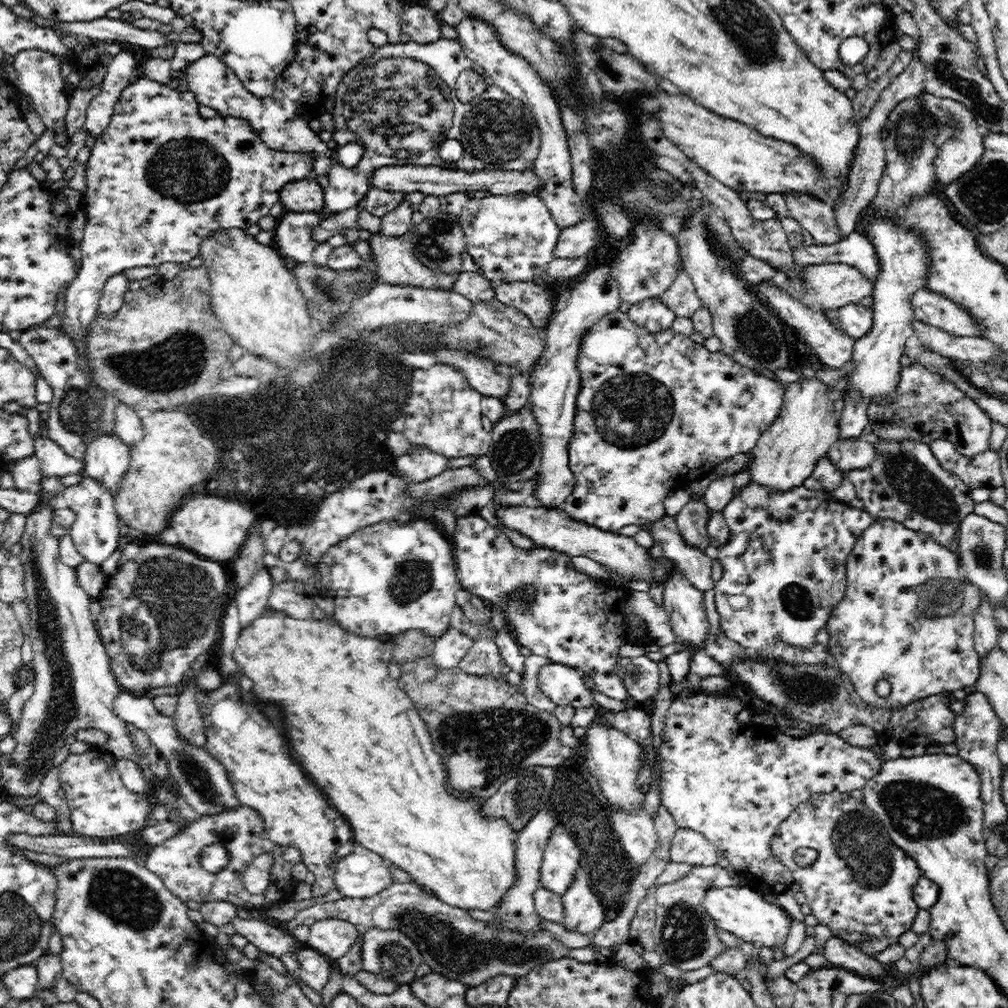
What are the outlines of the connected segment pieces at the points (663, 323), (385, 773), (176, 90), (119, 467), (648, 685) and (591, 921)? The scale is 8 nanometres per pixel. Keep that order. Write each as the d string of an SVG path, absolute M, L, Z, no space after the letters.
M654 297L632 304L627 315L650 334L670 329L675 318L678 317Z
M271 610L269 615L254 619L248 627L241 630L232 657L236 664L246 672L246 676L254 682L254 692L258 694L258 698L278 704L282 708L284 718L292 722L286 726L288 742L292 748L292 758L304 768L306 774L312 776L316 786L320 786L320 791L330 799L331 805L348 821L354 834L353 843L379 854L388 864L394 864L400 870L408 872L414 885L428 888L442 902L450 906L466 911L493 912L501 896L513 884L514 864L516 864L516 833L514 829L510 829L512 825L506 819L494 819L484 815L481 809L483 801L480 798L460 799L452 796L451 790L450 794L446 792L446 786L448 786L446 770L442 757L434 750L433 740L428 732L430 728L419 715L418 709L413 707L411 695L401 690L398 682L388 673L388 662L392 658L392 651L393 639L360 637L334 622L294 620L294 617L286 618L282 611Z
M143 76L137 78L122 92L108 129L96 139L86 164L87 187L80 207L86 215L80 243L81 267L66 290L62 326L68 329L67 334L76 346L77 364L88 376L90 389L104 398L109 392L101 390L95 382L88 356L88 338L106 282L115 274L139 266L176 262L186 267L199 255L201 239L212 230L246 229L258 225L261 218L270 215L284 186L302 181L310 174L312 159L308 155L272 150L243 119L202 118L198 106L200 103L190 90L180 90L180 86L168 86Z
M115 433L100 434L87 446L82 476L95 478L110 494L116 494L117 483L129 467L130 448Z
M646 655L638 658L620 658L614 671L622 679L628 695L637 701L638 706L654 699L660 690L658 663Z
M578 866L572 886L562 896L564 920L562 924L566 930L576 931L586 935L593 933L604 920L604 906L596 896L580 896L580 892L590 892L588 886L588 872Z

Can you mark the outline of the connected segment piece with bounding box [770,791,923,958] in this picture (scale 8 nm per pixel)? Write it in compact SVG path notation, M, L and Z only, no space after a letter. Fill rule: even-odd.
M822 793L806 801L780 823L770 846L774 857L792 871L795 882L800 884L811 914L816 916L819 924L828 926L834 937L875 958L884 948L896 944L901 934L911 930L920 909L914 899L914 886L923 876L922 867L906 850L892 843L876 814L850 793ZM798 848L814 848L818 852L815 862L806 867L799 866L794 861Z

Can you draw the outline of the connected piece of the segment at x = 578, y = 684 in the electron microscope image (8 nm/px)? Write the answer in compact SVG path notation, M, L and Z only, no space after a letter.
M548 663L537 671L539 690L558 706L578 708L596 707L592 691L588 689L577 669L564 663Z

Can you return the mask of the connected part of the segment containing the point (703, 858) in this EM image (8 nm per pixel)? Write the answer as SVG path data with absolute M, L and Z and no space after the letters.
M678 827L671 848L672 860L690 864L692 867L719 864L716 845L695 830Z

